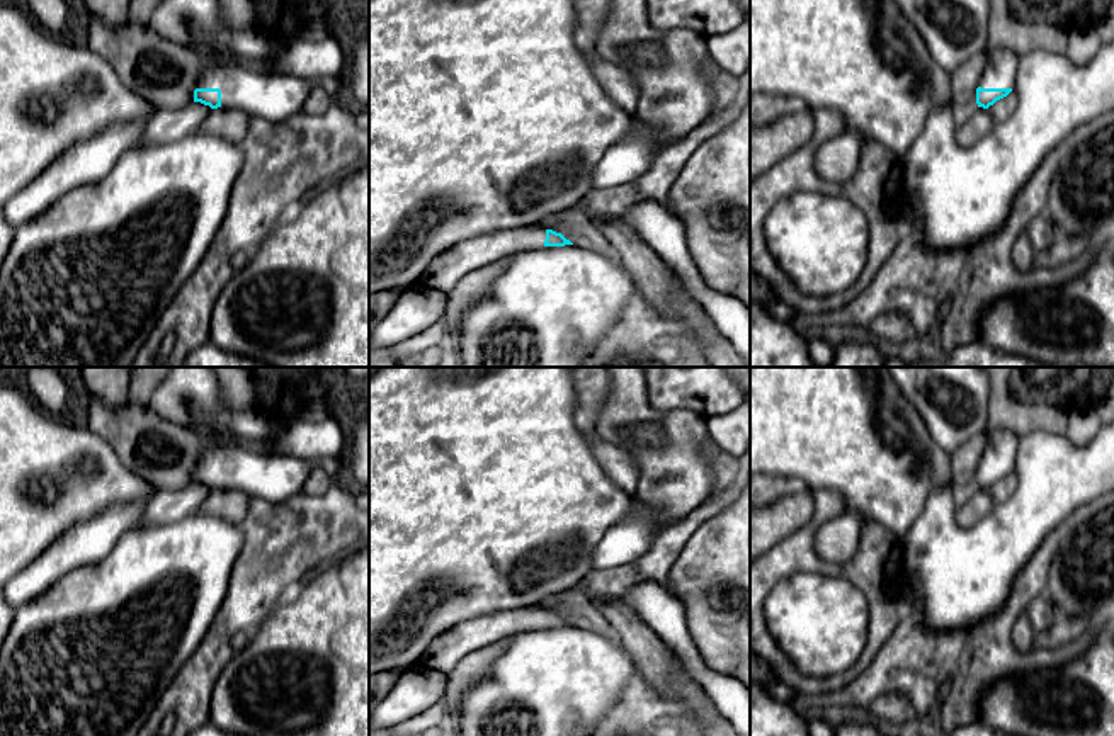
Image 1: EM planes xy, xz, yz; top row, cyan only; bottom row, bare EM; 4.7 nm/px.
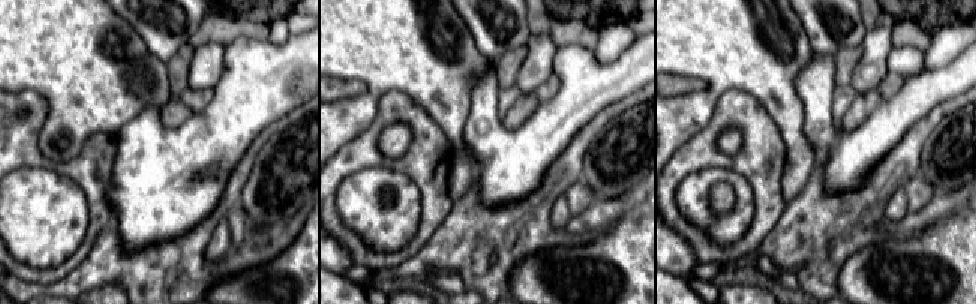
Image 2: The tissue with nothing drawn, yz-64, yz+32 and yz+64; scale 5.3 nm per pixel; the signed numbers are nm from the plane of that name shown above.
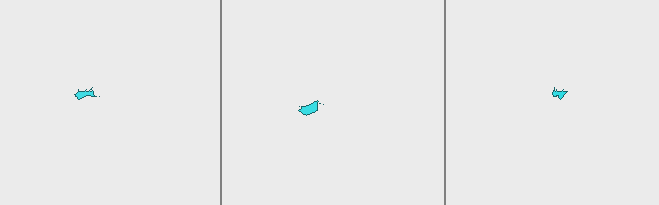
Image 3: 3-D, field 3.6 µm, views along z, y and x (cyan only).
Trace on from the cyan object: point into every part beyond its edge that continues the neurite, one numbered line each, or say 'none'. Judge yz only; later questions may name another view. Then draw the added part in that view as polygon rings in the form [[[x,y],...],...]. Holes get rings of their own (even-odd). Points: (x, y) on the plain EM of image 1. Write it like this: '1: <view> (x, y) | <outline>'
1: yz (1000, 452) | [[[1010,428],[986,432],[986,447],[981,456],[981,469],[1015,469],[1019,437]]]

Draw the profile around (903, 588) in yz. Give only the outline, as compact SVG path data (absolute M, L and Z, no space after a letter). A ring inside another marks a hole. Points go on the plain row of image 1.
M901 568L896 593L900 597L900 603L901 603L903 610L913 603L912 575L905 568Z

